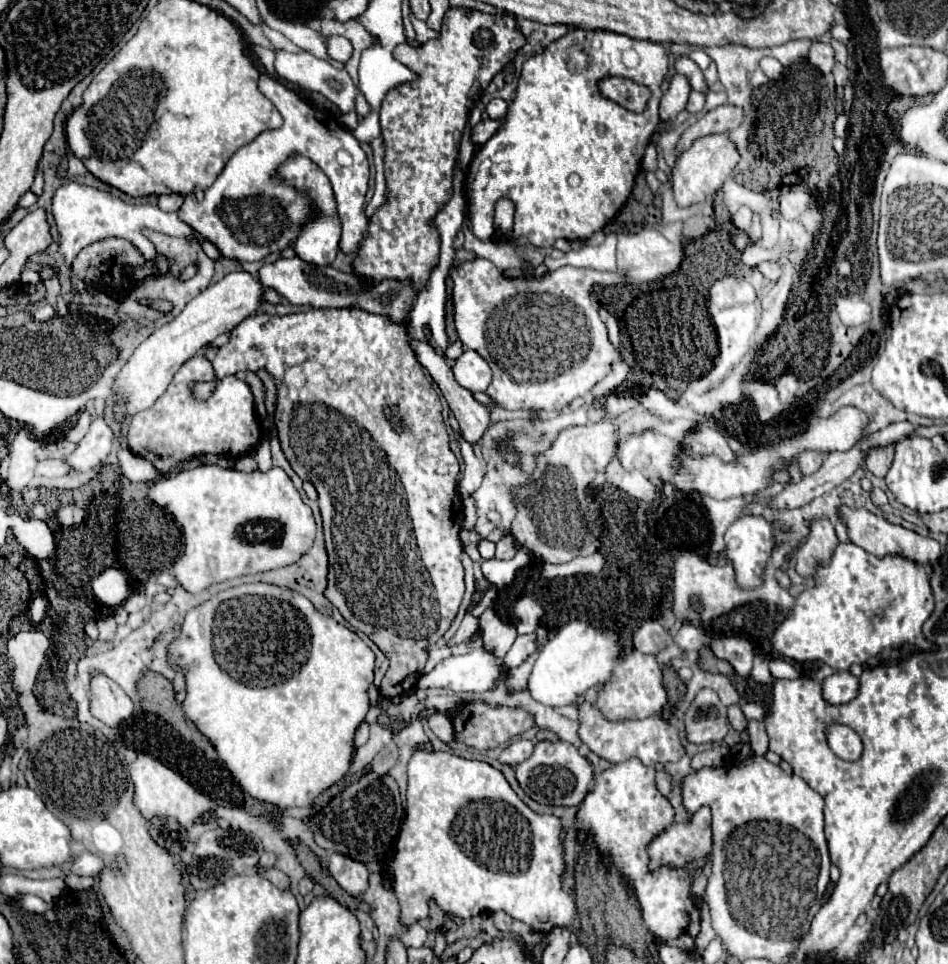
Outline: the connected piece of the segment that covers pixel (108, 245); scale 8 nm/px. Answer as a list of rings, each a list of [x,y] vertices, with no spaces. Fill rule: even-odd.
[[[109,238],[103,242],[95,242],[91,246],[87,246],[75,260],[73,260],[73,288],[83,292],[85,288],[91,290],[101,290],[103,286],[113,286],[115,290],[119,290],[121,294],[127,294],[133,286],[131,282],[125,278],[123,268],[125,266],[141,266],[145,262],[145,258],[139,254],[137,248],[133,248],[127,240],[119,240],[119,238]],[[129,286],[129,288],[127,288]]]

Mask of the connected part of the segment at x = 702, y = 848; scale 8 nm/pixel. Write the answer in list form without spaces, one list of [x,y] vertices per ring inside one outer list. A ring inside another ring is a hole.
[[[701,808],[689,820],[683,820],[681,824],[675,824],[673,828],[669,828],[669,832],[663,832],[661,836],[657,836],[649,844],[649,848],[647,848],[647,856],[649,856],[647,868],[651,872],[659,870],[661,866],[685,868],[685,870],[691,872],[691,882],[695,882],[701,876],[703,866],[707,864],[709,852],[711,852],[711,812],[709,812],[709,808]]]

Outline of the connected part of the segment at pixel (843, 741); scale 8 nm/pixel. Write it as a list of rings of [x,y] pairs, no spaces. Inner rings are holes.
[[[837,723],[827,724],[825,736],[827,736],[829,748],[841,760],[857,760],[861,756],[861,752],[863,752],[861,738],[848,726]]]

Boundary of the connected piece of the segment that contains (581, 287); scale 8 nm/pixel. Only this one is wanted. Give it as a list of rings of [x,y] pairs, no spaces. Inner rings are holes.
[[[473,258],[455,266],[451,278],[455,284],[451,296],[453,318],[463,350],[475,350],[489,362],[493,384],[489,384],[485,394],[505,410],[561,410],[577,396],[585,396],[599,380],[603,380],[611,370],[613,360],[619,358],[607,338],[607,328],[599,318],[599,302],[592,291],[597,278],[593,270],[575,270],[567,266],[549,272],[543,278],[519,276],[507,280],[493,262]]]

